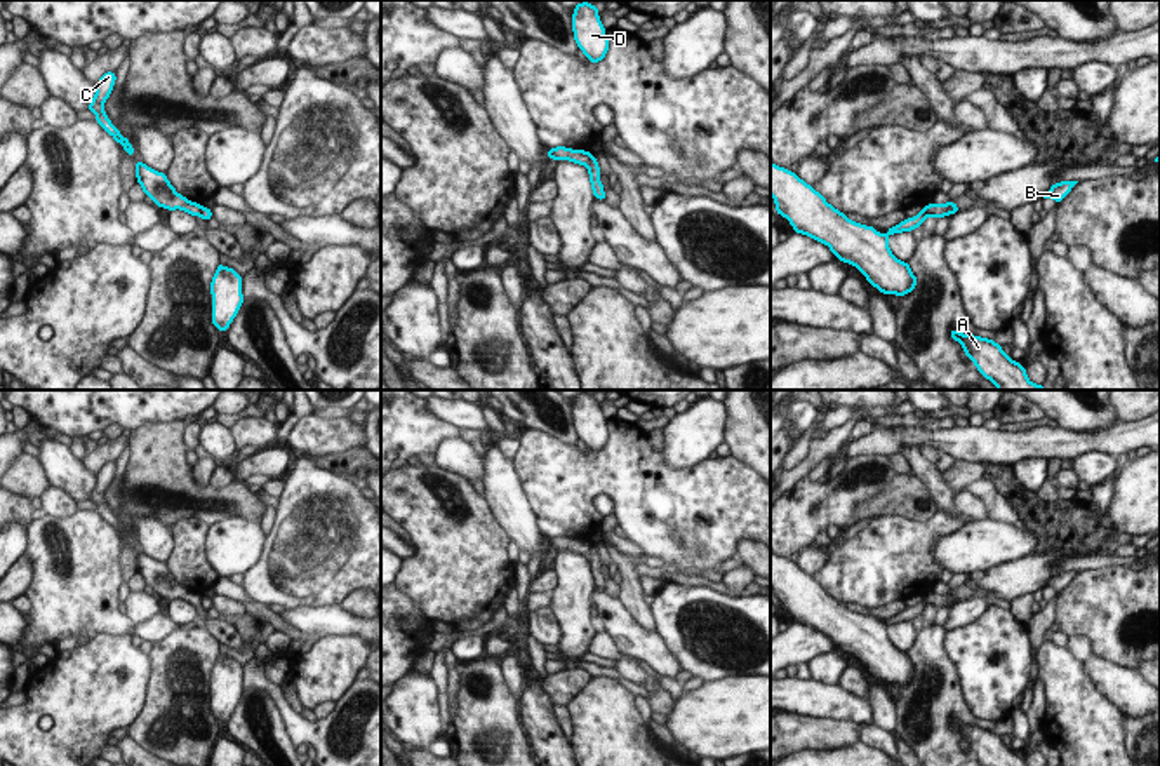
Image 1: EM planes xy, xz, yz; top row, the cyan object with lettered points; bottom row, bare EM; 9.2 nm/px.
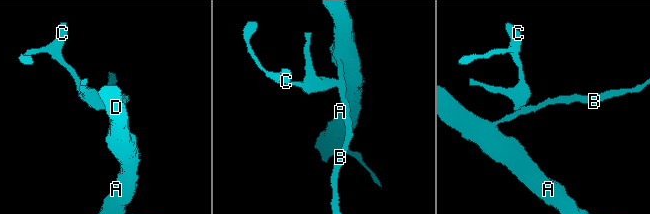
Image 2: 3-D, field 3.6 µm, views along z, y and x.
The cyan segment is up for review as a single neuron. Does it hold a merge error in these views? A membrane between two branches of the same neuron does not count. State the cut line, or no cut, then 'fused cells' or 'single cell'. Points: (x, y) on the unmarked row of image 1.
cut xz (592, 544), (588, 556); fused cells

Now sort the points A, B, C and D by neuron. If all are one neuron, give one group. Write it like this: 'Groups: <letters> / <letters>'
Groups: A B D / C.

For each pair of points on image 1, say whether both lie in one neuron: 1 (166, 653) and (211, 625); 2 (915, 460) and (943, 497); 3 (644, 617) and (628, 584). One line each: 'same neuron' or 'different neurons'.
1: different neurons
2: same neuron
3: same neuron

